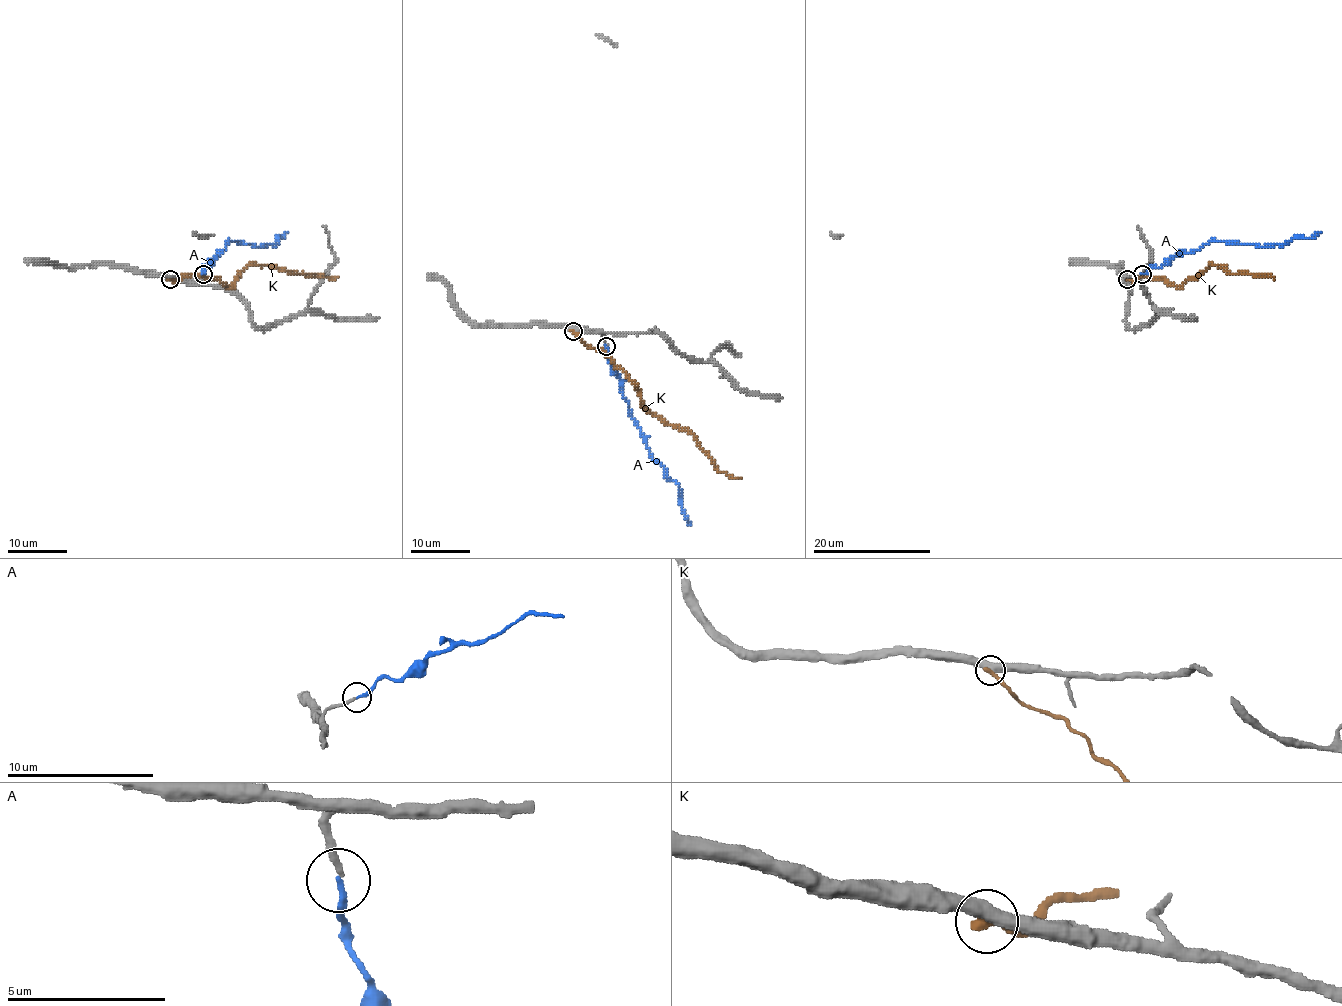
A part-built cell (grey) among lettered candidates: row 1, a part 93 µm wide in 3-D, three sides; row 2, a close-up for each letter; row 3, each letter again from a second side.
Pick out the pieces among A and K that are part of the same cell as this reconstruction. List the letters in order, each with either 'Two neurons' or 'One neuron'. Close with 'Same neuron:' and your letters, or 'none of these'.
A: One neuron
K: Two neurons
Same neuron: A

